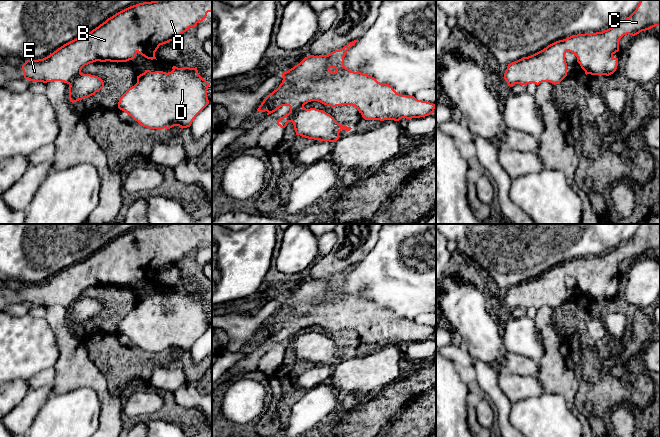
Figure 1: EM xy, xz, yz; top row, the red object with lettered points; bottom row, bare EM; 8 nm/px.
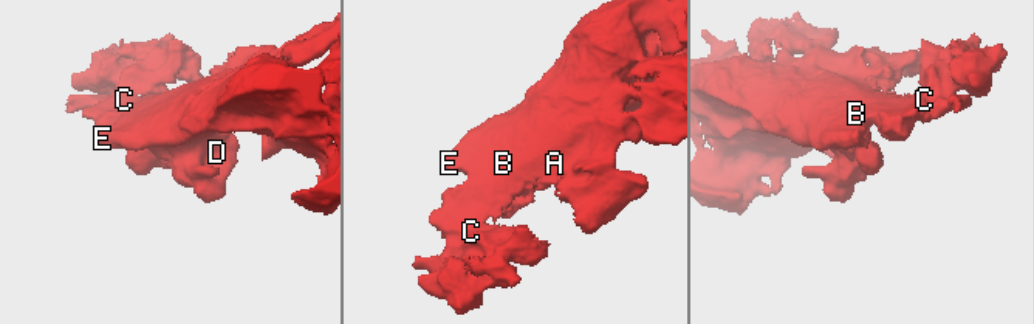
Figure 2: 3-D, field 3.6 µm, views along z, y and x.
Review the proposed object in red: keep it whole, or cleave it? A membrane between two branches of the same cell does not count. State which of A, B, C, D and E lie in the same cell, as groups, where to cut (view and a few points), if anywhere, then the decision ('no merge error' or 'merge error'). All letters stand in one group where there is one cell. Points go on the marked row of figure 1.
A B C D E | no cut | no merge error

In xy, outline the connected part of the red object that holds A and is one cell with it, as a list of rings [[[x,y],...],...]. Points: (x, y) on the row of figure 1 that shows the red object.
[[[156,0],[130,6],[108,18],[85,36],[64,44],[49,56],[43,59],[25,61],[22,65],[24,78],[34,82],[61,81],[67,83],[69,85],[70,101],[72,103],[77,102],[95,95],[104,87],[103,80],[98,76],[81,73],[85,65],[96,61],[127,62],[134,59],[137,53],[147,59],[156,59],[155,52],[160,45],[175,41],[190,27],[196,27],[199,22],[206,18],[208,12],[212,12],[212,0]]]

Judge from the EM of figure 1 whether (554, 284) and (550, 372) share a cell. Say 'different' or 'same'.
same

